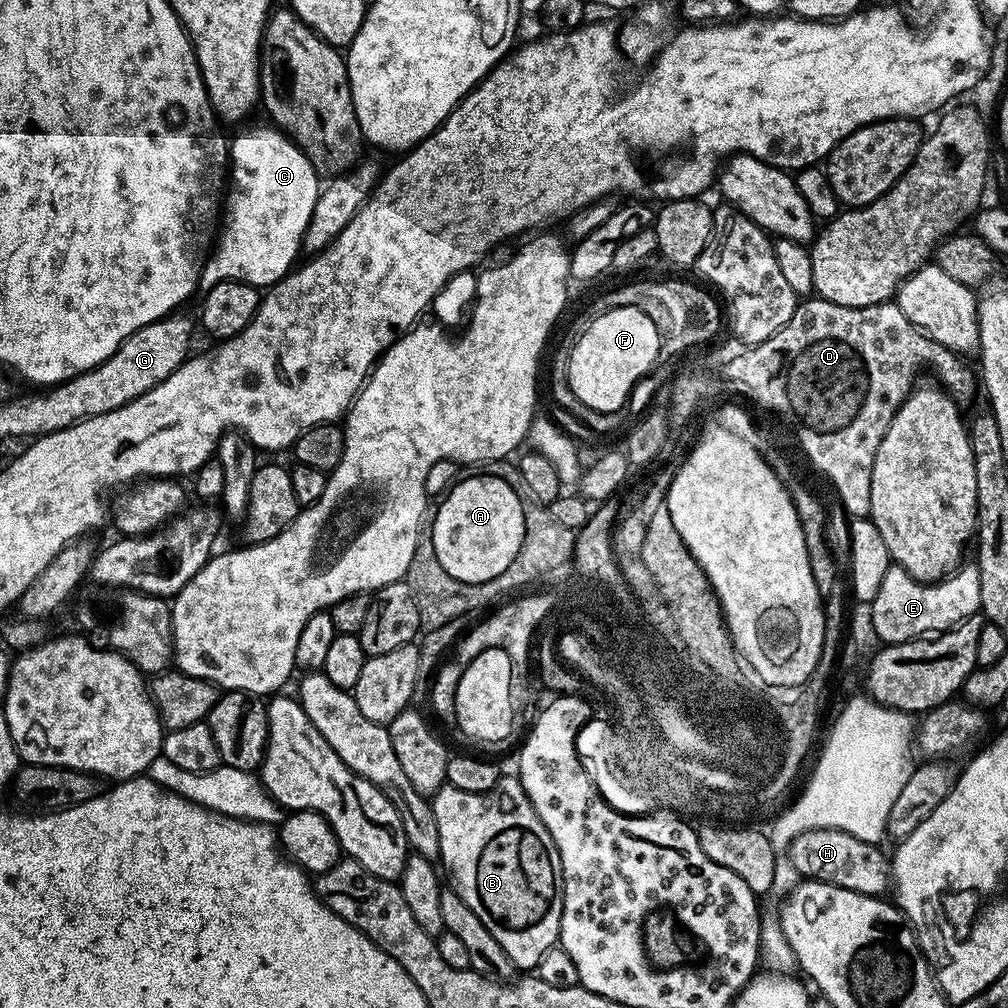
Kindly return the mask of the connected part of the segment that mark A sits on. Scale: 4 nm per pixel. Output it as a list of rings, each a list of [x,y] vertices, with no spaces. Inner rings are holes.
[[[468,476],[464,481],[462,480],[451,485],[447,495],[439,501],[439,503],[441,502],[440,509],[435,509],[436,552],[440,552],[440,560],[444,560],[444,568],[448,568],[448,572],[456,572],[456,576],[464,576],[464,580],[484,580],[484,576],[496,576],[496,572],[500,572],[500,568],[504,568],[504,564],[508,564],[508,560],[512,560],[512,552],[516,552],[516,544],[524,544],[526,537],[524,504],[520,501],[521,493],[519,491],[516,493],[500,476]]]

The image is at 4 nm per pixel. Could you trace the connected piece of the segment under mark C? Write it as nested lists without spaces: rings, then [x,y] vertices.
[[[275,126],[267,127],[248,128],[236,137],[231,137],[230,183],[222,208],[222,227],[214,251],[205,259],[204,270],[200,274],[200,284],[205,289],[223,280],[237,280],[253,284],[261,290],[267,289],[293,271],[297,263],[296,255],[301,255],[300,243],[306,234],[306,222],[310,222],[310,214],[314,214],[314,202],[320,193],[322,180],[291,136]]]

